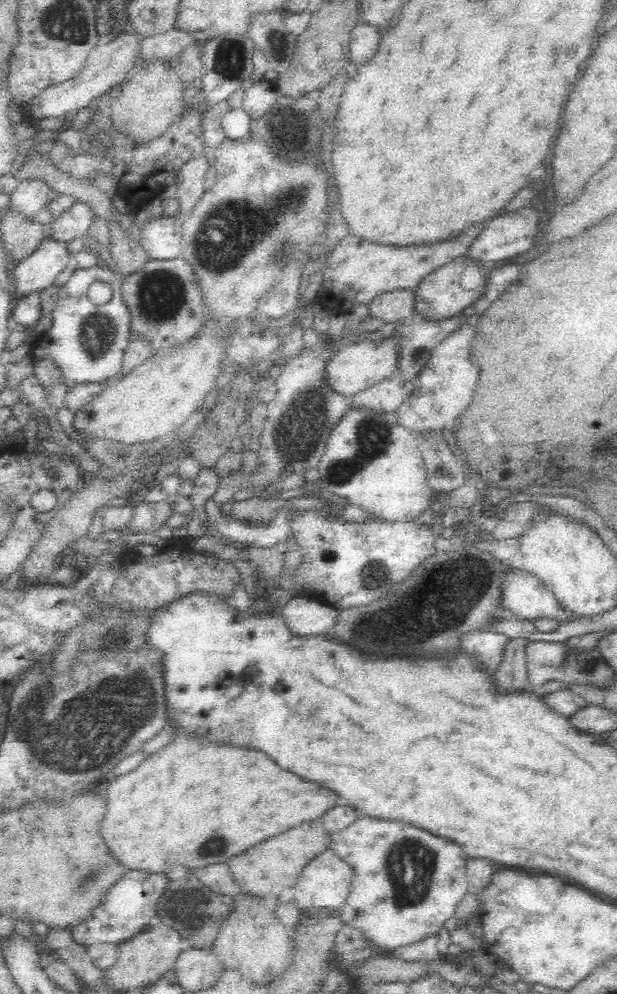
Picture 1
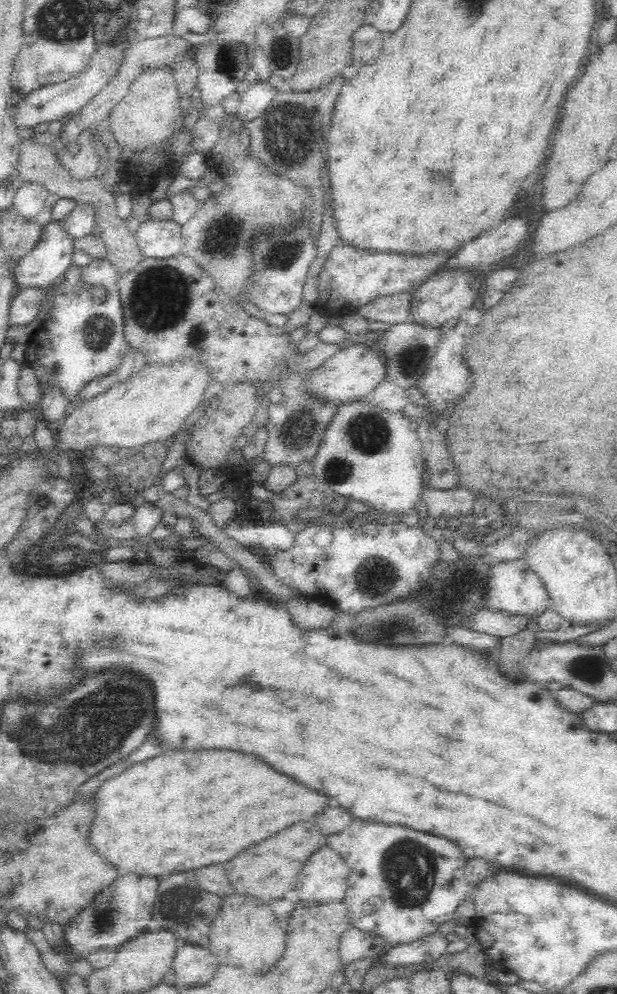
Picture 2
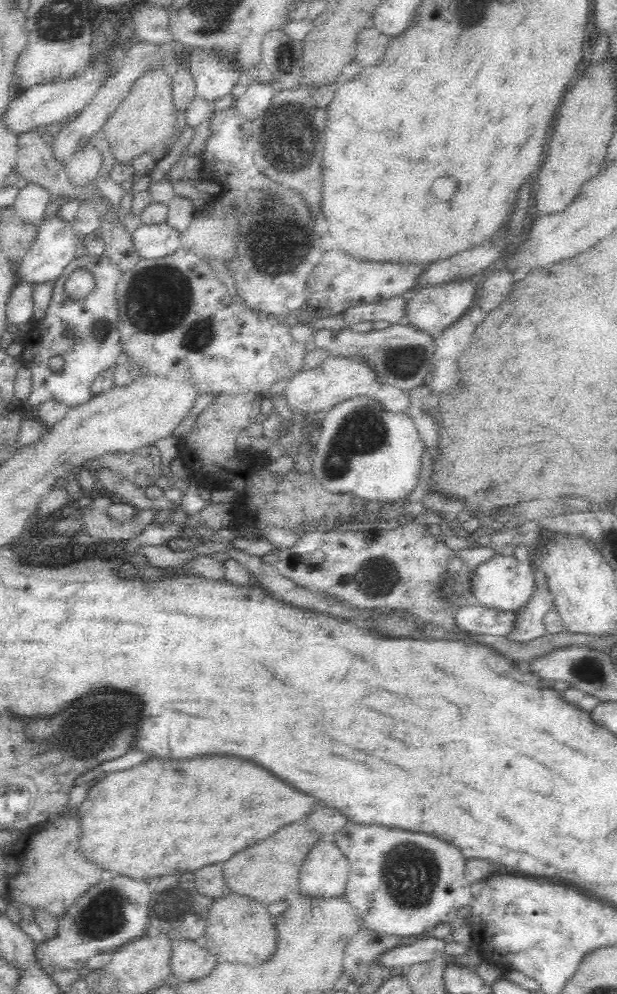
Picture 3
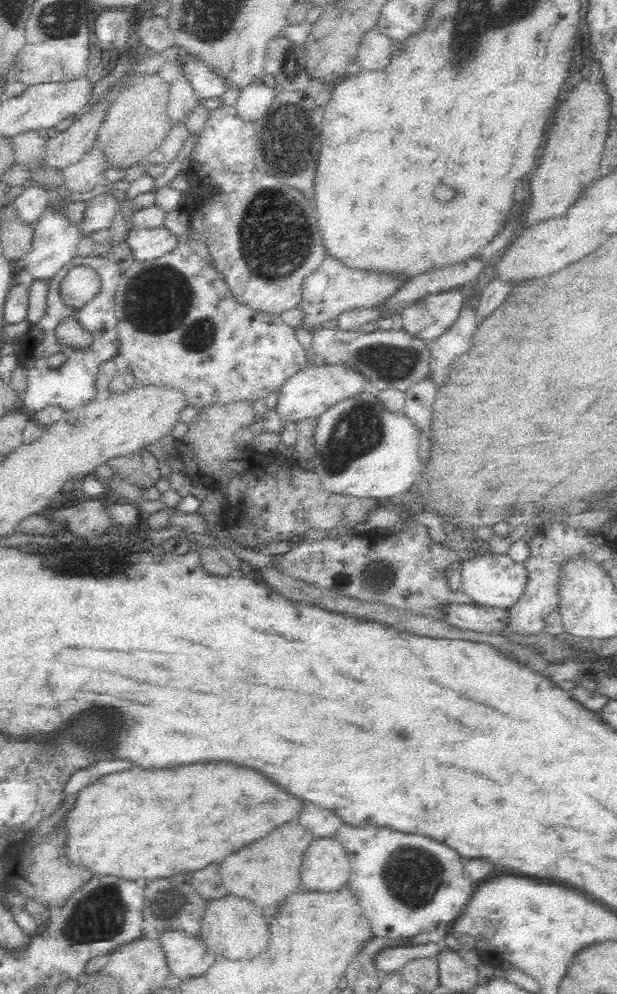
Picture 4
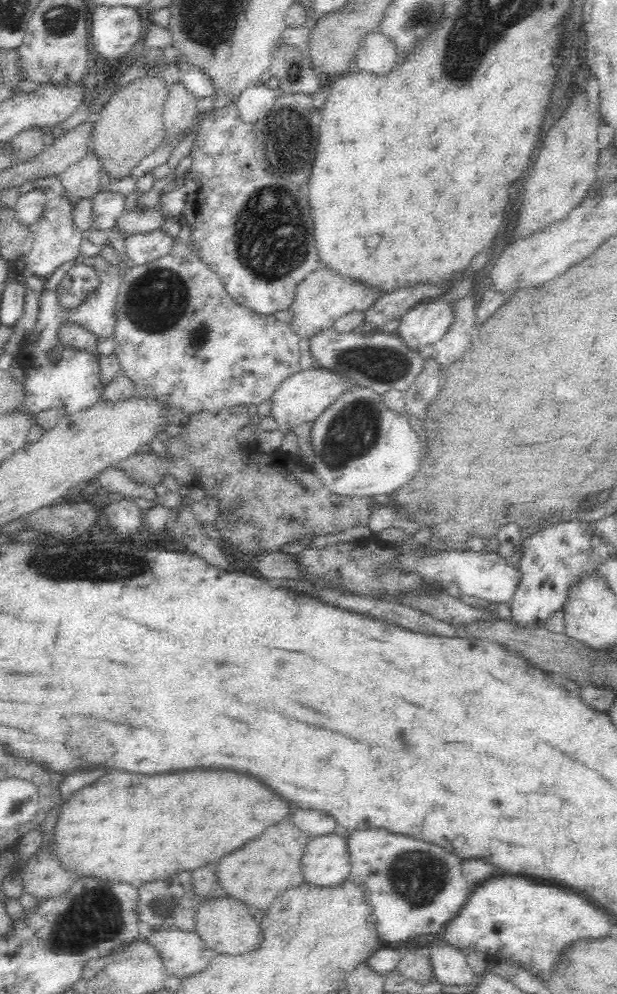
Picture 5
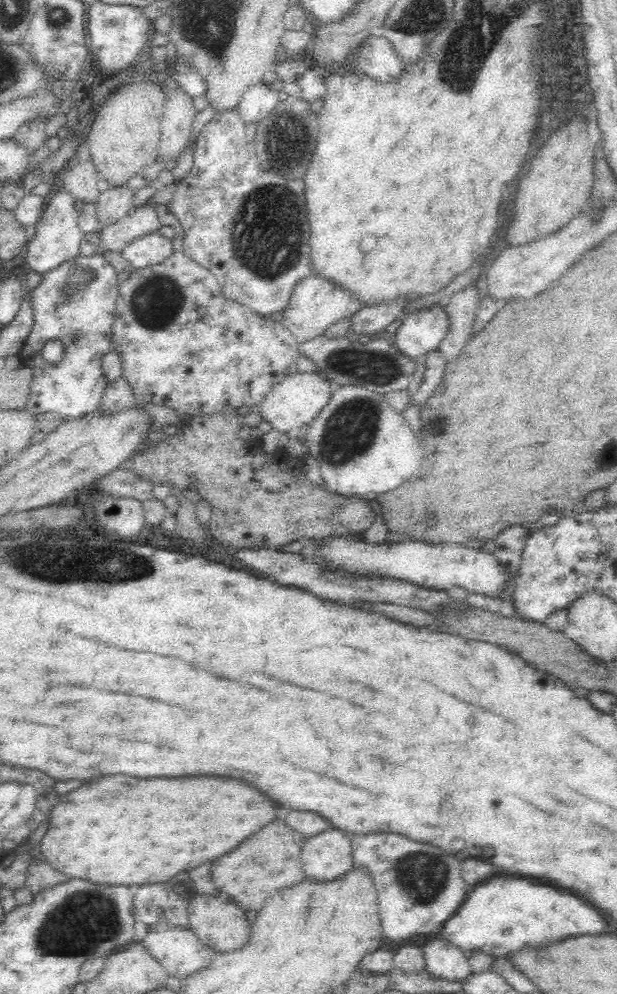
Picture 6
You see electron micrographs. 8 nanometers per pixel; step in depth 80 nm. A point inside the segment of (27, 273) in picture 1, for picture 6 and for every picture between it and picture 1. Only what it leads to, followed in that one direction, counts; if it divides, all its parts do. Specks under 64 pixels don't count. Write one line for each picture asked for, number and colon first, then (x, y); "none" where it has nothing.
2: (51, 257)
3: (55, 248)
4: (55, 242)
5: (57, 240)
6: (57, 239)

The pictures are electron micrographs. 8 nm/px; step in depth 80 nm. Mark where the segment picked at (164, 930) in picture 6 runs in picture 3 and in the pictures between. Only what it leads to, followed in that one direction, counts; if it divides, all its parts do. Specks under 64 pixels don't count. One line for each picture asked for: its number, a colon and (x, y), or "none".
3: (189, 962)
4: (186, 957)
5: (183, 952)

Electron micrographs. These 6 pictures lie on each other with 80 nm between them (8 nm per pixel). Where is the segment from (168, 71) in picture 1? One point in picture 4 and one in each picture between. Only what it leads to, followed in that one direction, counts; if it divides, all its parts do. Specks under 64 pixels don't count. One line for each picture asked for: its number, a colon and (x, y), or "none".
2: (147, 114)
3: (147, 117)
4: (139, 122)

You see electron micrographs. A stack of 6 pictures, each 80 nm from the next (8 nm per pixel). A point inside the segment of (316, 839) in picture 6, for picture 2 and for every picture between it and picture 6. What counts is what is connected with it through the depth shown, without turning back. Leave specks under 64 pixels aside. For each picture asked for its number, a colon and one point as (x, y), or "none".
2: (325, 880)
3: (325, 873)
4: (325, 868)
5: (325, 863)

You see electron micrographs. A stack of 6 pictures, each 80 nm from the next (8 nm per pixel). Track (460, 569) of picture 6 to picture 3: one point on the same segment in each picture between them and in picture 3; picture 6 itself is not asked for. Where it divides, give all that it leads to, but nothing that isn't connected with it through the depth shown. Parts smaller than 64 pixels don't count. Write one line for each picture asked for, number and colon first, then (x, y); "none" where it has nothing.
3: (504, 583)
4: (495, 580)
5: (486, 575)

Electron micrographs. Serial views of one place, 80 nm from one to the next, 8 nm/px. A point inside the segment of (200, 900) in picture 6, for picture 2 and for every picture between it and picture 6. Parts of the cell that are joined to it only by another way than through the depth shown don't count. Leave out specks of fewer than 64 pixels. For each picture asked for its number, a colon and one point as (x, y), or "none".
2: (234, 933)
3: (238, 930)
4: (230, 914)
5: (226, 924)

